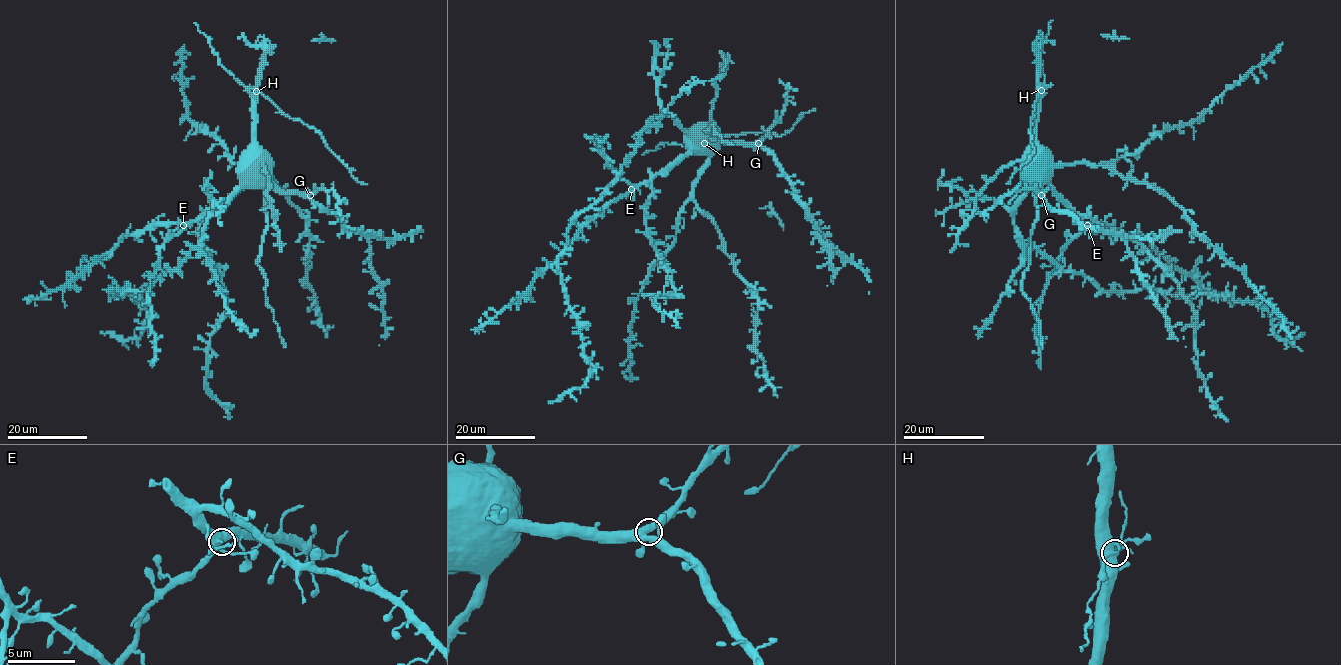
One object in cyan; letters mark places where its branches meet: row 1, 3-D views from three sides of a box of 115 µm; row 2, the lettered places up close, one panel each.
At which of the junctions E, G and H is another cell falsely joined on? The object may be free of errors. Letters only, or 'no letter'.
no letter

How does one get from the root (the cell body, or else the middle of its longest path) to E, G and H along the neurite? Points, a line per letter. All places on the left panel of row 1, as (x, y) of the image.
E: (214, 214), (242, 182), (225, 198), (183, 225)
G: (214, 214), (242, 186), (273, 184), (285, 191), (310, 195)
H: (214, 214), (240, 183), (241, 157), (251, 144), (256, 91)

